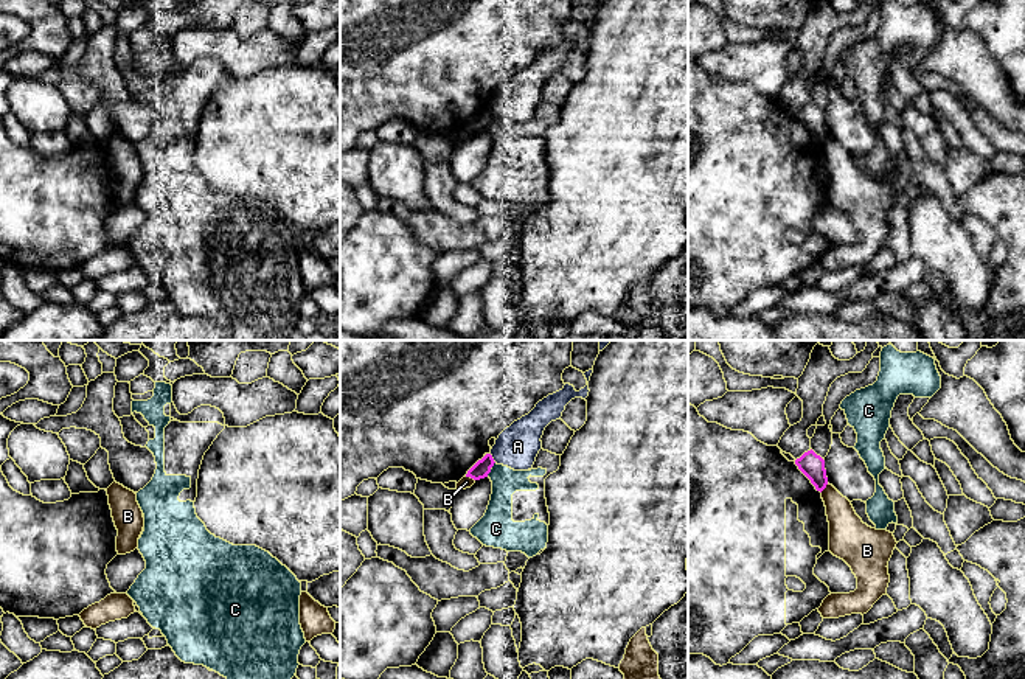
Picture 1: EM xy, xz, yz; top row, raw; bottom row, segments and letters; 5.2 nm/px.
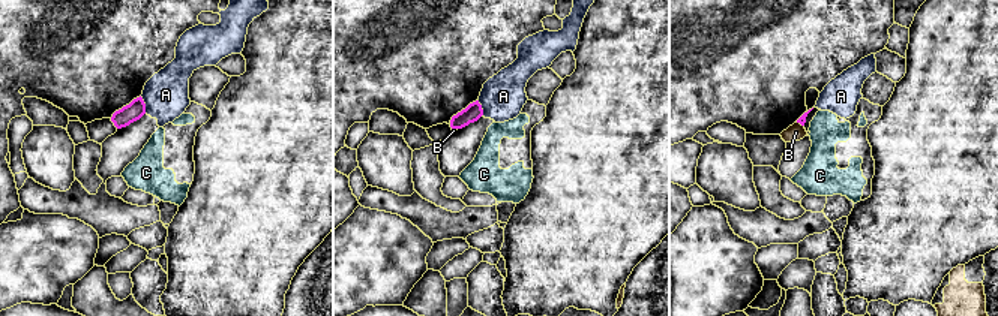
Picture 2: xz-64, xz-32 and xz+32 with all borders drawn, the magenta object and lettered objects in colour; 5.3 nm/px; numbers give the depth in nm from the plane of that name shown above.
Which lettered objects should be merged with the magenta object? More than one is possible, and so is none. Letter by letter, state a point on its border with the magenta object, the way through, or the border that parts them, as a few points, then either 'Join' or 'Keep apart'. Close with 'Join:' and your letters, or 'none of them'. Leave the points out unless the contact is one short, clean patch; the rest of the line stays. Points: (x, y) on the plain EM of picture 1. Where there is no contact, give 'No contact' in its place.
A: Touches magenta at xz (491, 109). Keep apart
B: Touches magenta at xz (471, 129). Keep apart
C: Touches magenta at xz (489, 123). Keep apart
Join: none of them

